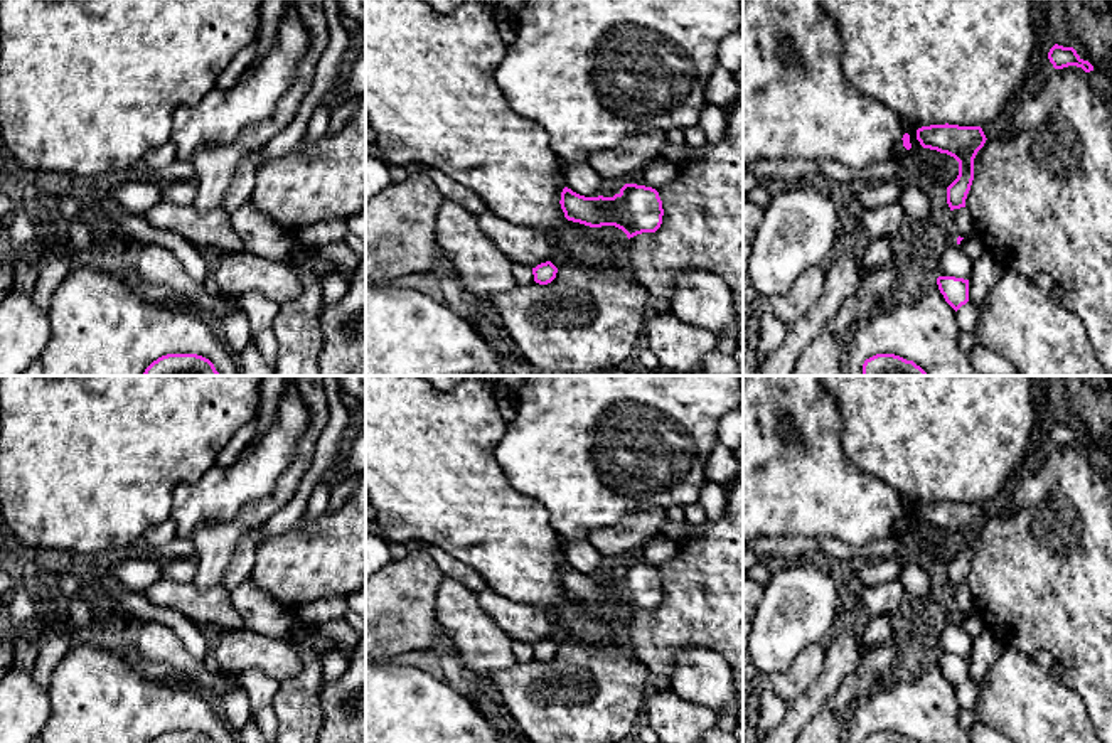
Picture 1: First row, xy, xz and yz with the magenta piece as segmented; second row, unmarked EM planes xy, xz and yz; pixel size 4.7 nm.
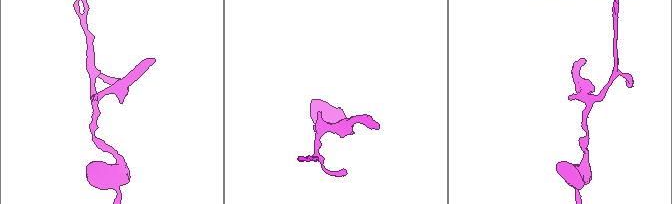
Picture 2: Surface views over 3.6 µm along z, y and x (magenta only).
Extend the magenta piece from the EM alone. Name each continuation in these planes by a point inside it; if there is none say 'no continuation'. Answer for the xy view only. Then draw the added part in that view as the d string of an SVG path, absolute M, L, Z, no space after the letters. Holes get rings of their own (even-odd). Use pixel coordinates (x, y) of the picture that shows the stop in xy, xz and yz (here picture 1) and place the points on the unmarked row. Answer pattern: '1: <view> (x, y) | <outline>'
no continuation

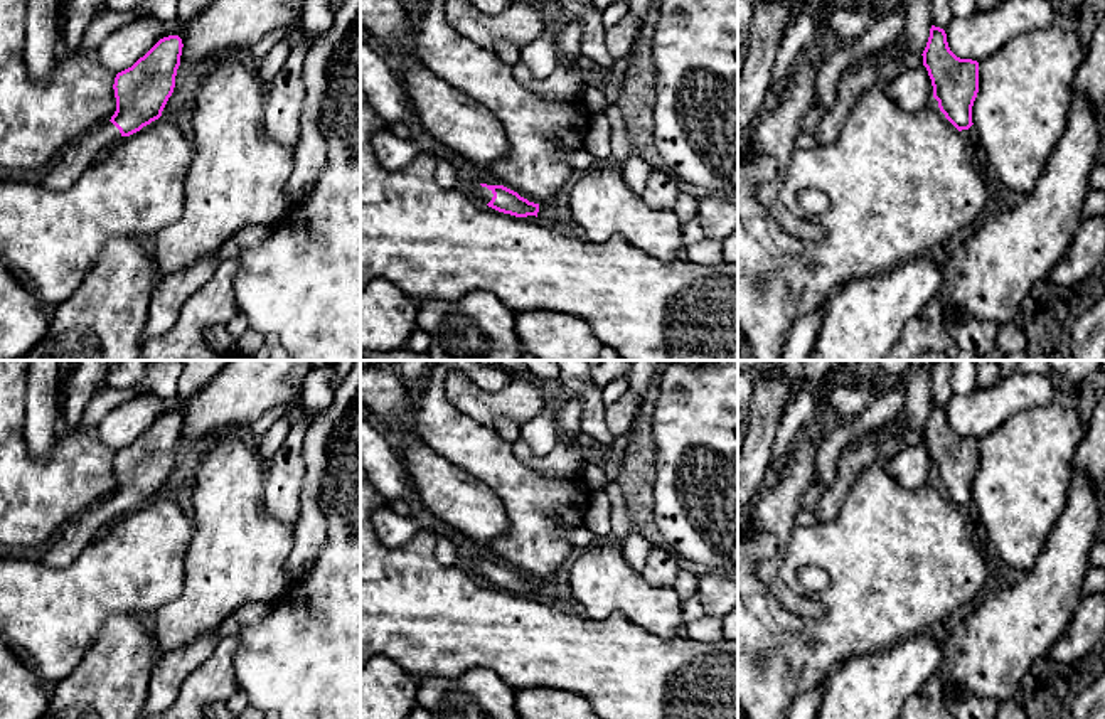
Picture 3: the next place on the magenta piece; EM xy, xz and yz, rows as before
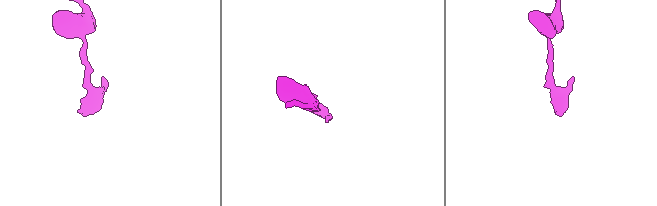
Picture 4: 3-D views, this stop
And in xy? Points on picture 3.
1: xy (66, 546) | M111 498L86 509L52 537L44 549L42 562L56 569L71 566L120 514L120 507Z

